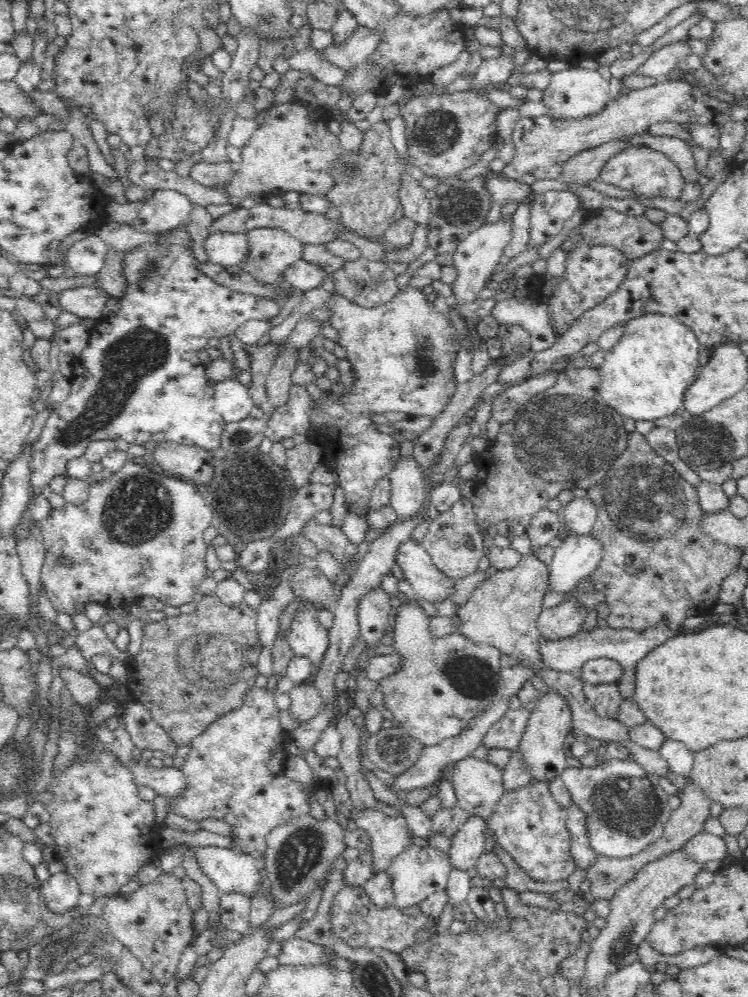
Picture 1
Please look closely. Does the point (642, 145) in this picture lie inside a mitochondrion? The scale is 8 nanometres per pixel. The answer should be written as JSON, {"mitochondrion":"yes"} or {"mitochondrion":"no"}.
{"mitochondrion":"no"}

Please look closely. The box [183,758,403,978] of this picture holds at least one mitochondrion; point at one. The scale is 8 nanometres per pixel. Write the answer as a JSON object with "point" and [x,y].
{"point":[298,854]}

